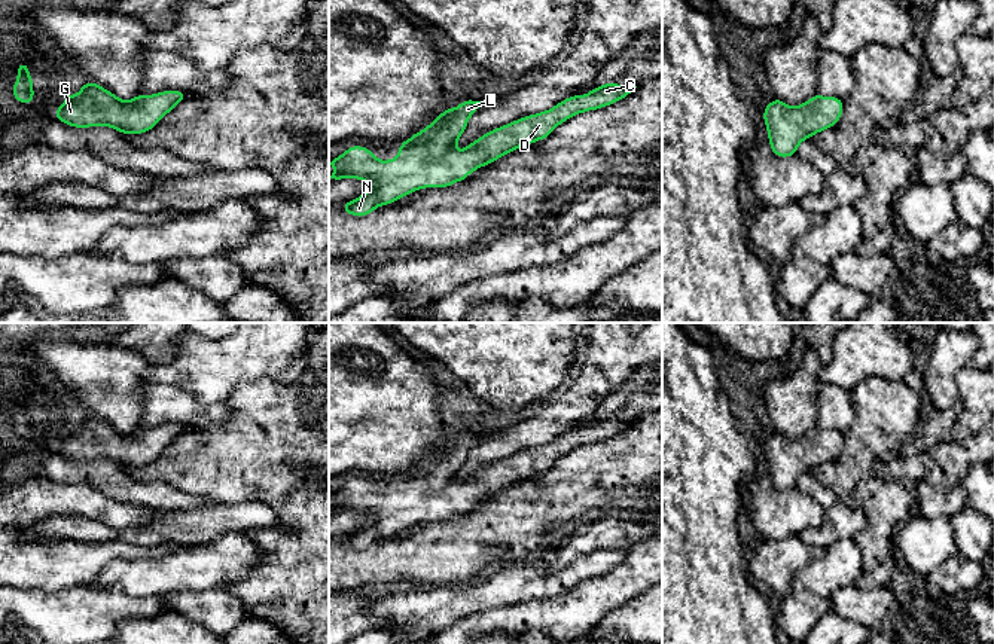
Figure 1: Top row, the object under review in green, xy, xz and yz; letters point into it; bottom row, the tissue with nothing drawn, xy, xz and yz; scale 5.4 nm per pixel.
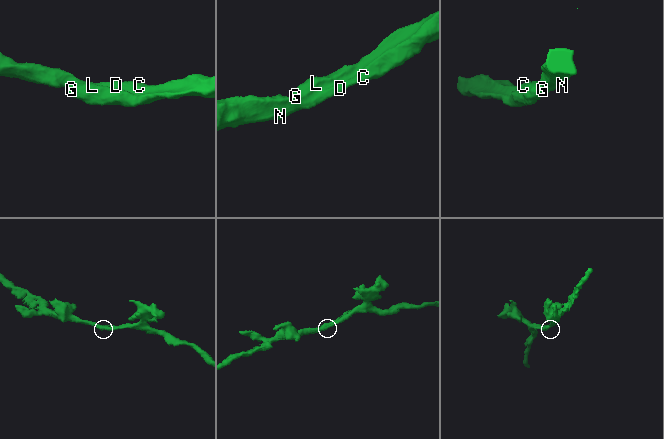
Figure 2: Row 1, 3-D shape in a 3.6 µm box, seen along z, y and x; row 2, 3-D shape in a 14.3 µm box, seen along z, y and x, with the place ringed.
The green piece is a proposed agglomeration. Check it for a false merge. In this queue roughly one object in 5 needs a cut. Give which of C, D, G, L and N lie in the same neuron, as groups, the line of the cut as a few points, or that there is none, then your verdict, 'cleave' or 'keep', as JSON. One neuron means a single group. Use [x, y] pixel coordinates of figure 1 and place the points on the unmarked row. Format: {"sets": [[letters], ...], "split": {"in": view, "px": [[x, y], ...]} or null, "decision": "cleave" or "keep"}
{"sets": [["C", "D", "G", "L", "N"]], "split": null, "decision": "keep"}

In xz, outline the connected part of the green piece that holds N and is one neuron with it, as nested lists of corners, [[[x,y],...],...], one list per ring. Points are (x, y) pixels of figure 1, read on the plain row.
[[[603,416],[585,428],[571,428],[549,443],[516,452],[494,461],[460,485],[455,477],[466,464],[470,449],[484,434],[466,433],[455,442],[445,442],[437,452],[399,477],[394,492],[379,494],[368,480],[351,479],[329,494],[338,504],[332,513],[353,510],[371,518],[371,524],[347,534],[342,544],[365,550],[379,538],[426,521],[449,521],[467,512],[484,498],[549,470],[567,452],[589,443],[598,443],[628,430],[637,419]]]

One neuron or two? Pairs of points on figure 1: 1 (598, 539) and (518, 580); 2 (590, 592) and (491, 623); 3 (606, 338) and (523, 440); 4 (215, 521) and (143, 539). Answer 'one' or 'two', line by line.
1: two
2: one
3: one
4: one

